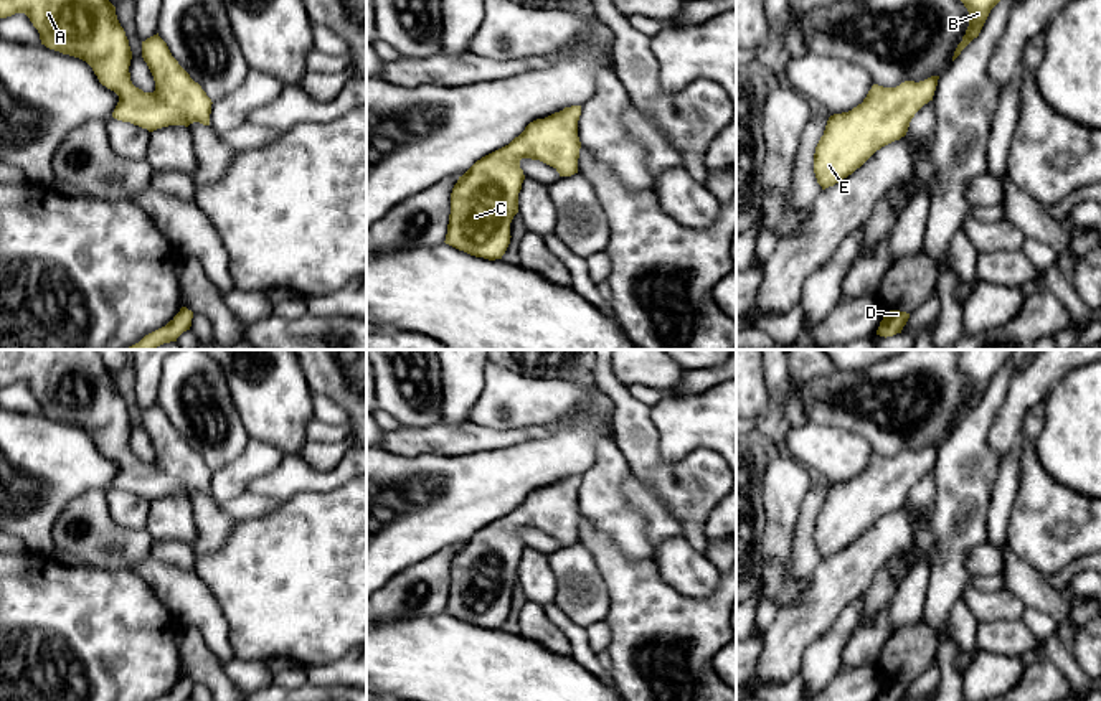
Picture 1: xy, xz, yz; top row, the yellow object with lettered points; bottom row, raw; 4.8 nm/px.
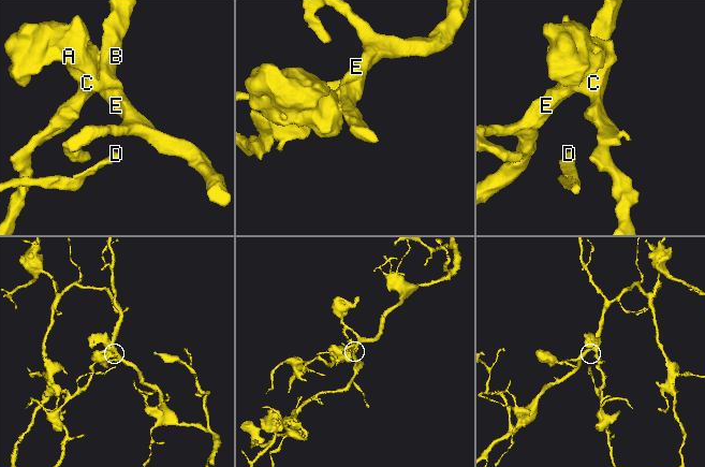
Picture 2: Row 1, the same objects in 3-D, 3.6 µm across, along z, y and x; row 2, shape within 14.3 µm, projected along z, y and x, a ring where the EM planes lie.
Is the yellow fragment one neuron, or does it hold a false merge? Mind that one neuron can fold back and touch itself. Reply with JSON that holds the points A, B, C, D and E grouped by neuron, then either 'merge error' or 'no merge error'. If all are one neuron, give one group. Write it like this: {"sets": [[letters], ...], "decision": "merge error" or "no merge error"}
{"sets": [["A", "B", "C", "D", "E"]], "decision": "no merge error"}

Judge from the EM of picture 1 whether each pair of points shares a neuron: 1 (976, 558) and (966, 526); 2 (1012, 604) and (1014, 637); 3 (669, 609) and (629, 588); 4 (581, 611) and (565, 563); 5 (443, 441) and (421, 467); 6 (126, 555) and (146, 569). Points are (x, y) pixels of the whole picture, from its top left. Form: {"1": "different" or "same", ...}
{"1": "different", "2": "different", "3": "same", "4": "same", "5": "different", "6": "different"}

